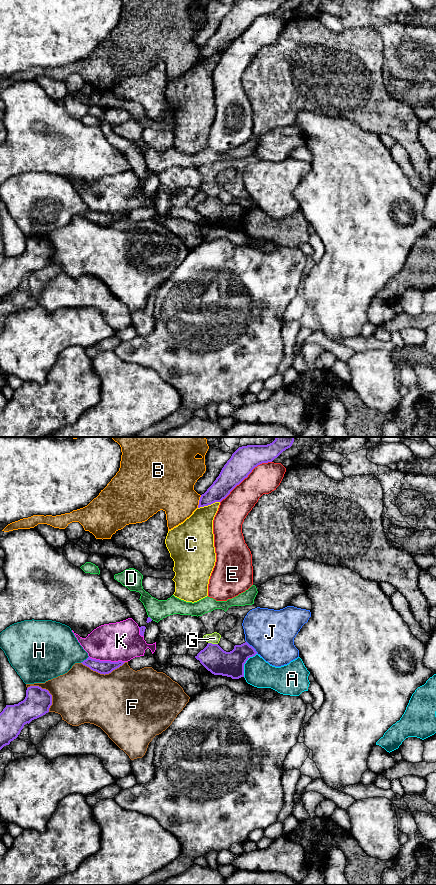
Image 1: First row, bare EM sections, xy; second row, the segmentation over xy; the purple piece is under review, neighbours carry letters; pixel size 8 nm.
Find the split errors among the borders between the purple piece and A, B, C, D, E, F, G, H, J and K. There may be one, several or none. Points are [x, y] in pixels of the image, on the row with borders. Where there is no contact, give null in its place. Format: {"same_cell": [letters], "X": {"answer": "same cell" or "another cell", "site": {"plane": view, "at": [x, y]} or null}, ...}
{"same_cell": [], "A": {"answer": "another cell", "site": {"plane": "xy", "at": [244, 663]}}, "B": {"answer": "another cell", "site": {"plane": "xy", "at": [199, 501]}}, "C": {"answer": "another cell", "site": {"plane": "xy", "at": [208, 504]}}, "D": {"answer": "another cell", "site": {"plane": "xy", "at": [149, 617]}}, "E": {"answer": "another cell", "site": {"plane": "xy", "at": [246, 477]}}, "F": {"answer": "another cell", "site": {"plane": "xy", "at": [103, 673]}}, "G": {"answer": "another cell", "site": {"plane": "xy", "at": [213, 644]}}, "H": {"answer": "another cell", "site": {"plane": "xy", "at": [84, 660]}}, "J": {"answer": "another cell", "site": {"plane": "xy", "at": [252, 647]}}, "K": {"answer": "another cell", "site": {"plane": "xy", "at": [107, 661]}}}

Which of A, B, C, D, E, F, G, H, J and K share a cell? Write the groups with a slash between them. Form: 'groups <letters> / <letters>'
groups A / B / C / D / E / F / G / H / J / K

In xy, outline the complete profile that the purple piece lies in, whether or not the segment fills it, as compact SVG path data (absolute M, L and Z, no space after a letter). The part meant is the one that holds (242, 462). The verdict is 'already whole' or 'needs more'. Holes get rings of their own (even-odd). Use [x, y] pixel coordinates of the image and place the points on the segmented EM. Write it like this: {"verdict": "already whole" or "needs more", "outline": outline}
{"verdict": "already whole", "outline": "M276 437L267 445L239 447L222 468L219 476L201 495L198 508L221 502L239 485L252 470L262 463L272 462L283 451L290 448L295 437Z"}

